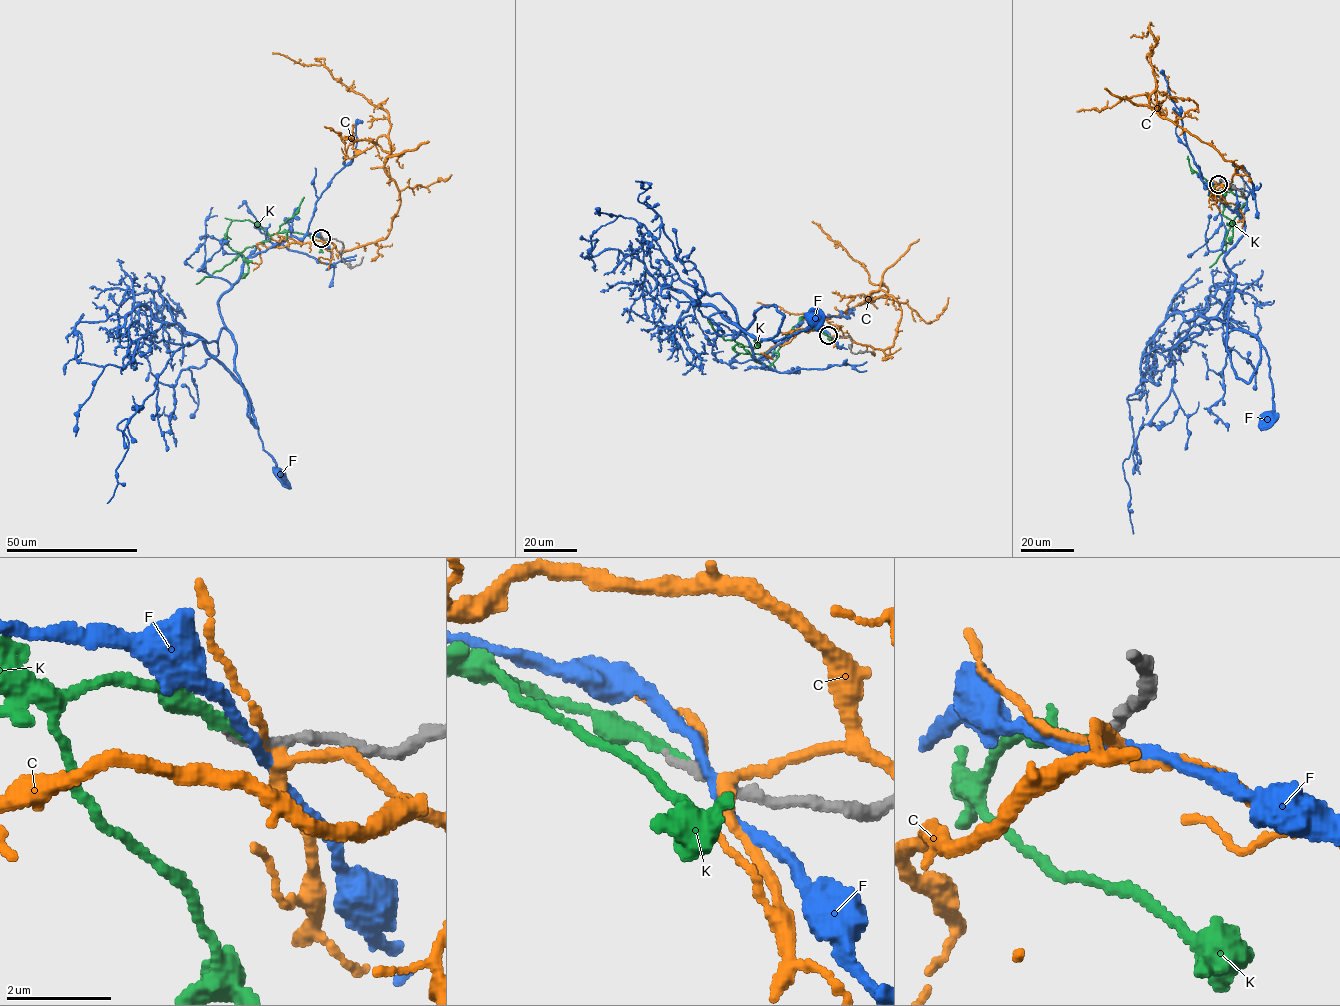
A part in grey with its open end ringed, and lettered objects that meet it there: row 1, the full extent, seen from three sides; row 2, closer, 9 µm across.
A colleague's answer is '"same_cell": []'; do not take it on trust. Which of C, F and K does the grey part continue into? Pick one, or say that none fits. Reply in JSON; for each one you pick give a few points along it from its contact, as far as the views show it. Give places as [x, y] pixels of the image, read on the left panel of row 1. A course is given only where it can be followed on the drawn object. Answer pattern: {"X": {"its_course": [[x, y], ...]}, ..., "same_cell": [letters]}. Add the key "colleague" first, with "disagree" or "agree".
{"colleague": "disagree", "K": {"its_course": [[322, 239], [298, 233], [268, 234], [248, 220], [233, 220], [225, 238], [248, 266], [241, 278]]}, "same_cell": ["K"]}

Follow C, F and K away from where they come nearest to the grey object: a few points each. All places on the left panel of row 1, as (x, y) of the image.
C: (323, 239), (342, 252), (386, 237), (400, 197), (384, 168), (393, 149), (389, 114), (322, 64), (272, 53)
F: (323, 239), (289, 236), (248, 257), (218, 300), (215, 357), (244, 389), (247, 414), (278, 472)
K: (322, 239), (298, 233), (268, 234), (248, 220), (233, 220), (225, 238), (248, 266), (241, 278)

